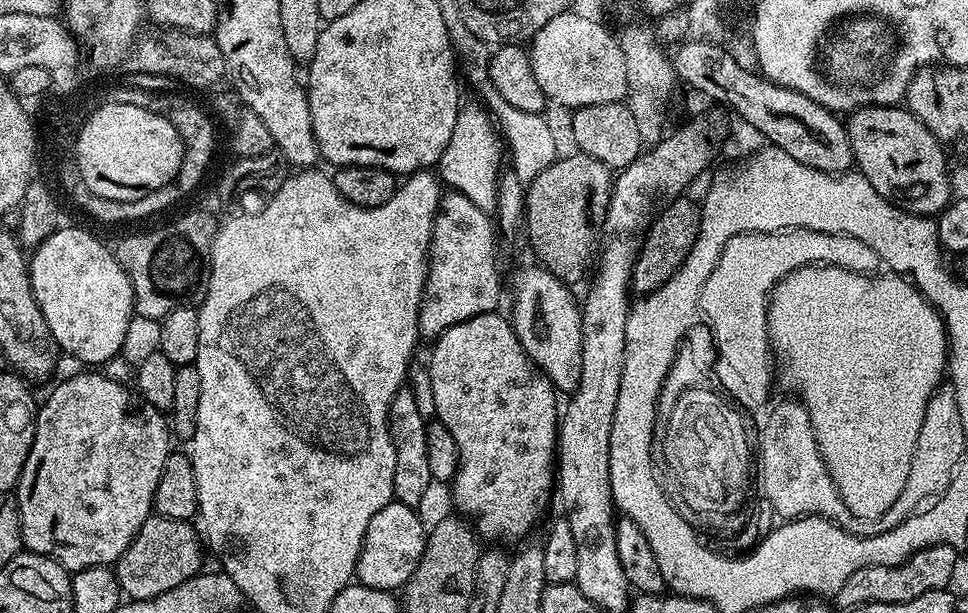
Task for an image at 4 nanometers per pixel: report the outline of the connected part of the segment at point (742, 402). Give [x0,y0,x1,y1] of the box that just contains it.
[699,228,881,409]

